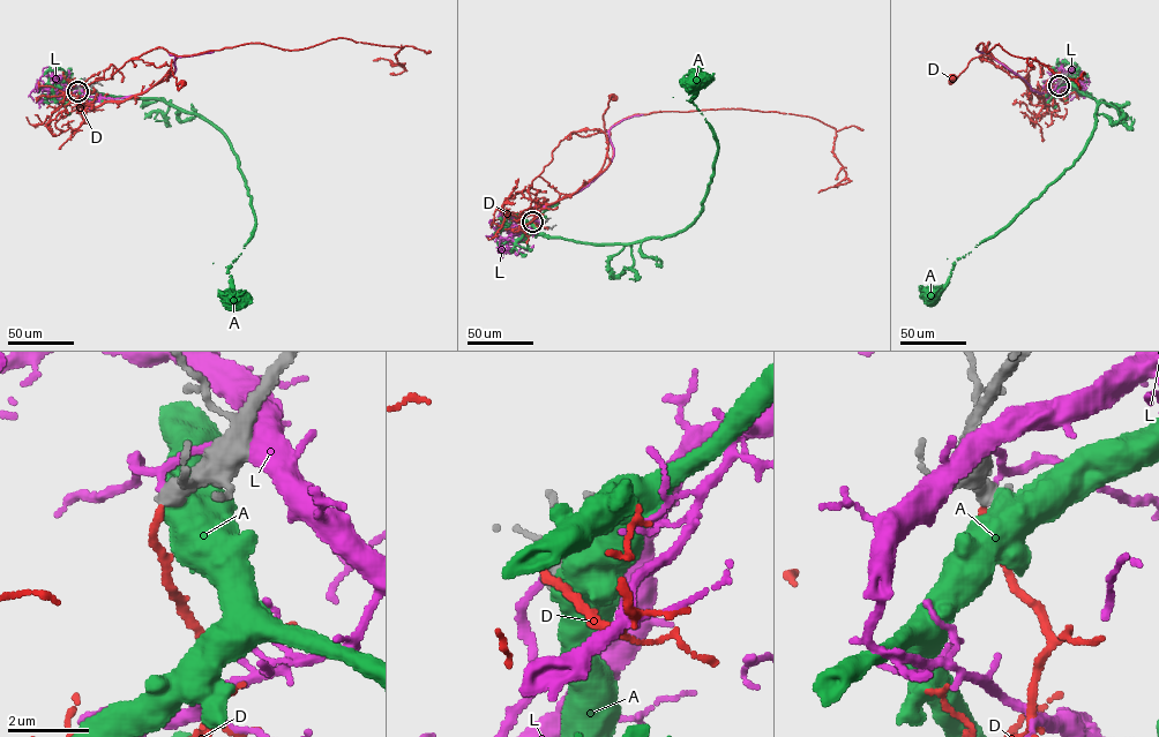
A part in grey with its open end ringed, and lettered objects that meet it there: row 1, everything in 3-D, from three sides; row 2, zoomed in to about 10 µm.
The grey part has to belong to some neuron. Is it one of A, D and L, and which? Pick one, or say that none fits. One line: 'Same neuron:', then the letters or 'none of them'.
Same neuron: none of them

